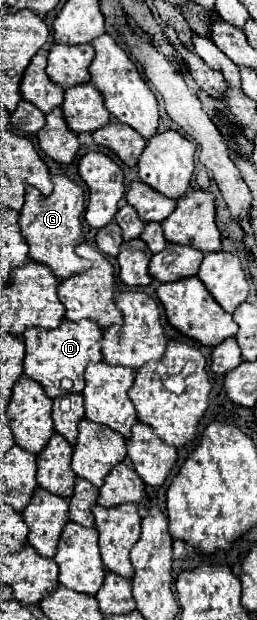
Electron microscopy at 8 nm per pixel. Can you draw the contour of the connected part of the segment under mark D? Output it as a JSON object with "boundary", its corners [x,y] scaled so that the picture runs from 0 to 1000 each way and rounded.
{"boundary":[[[241,516],[241,523],[218,532],[109,529],[93,535],[93,558],[101,558],[93,603],[117,613],[148,616],[187,635],[187,642],[319,632],[335,590],[397,581],[389,548],[397,548],[397,535],[381,523],[358,516],[311,516],[311,519]]]}

